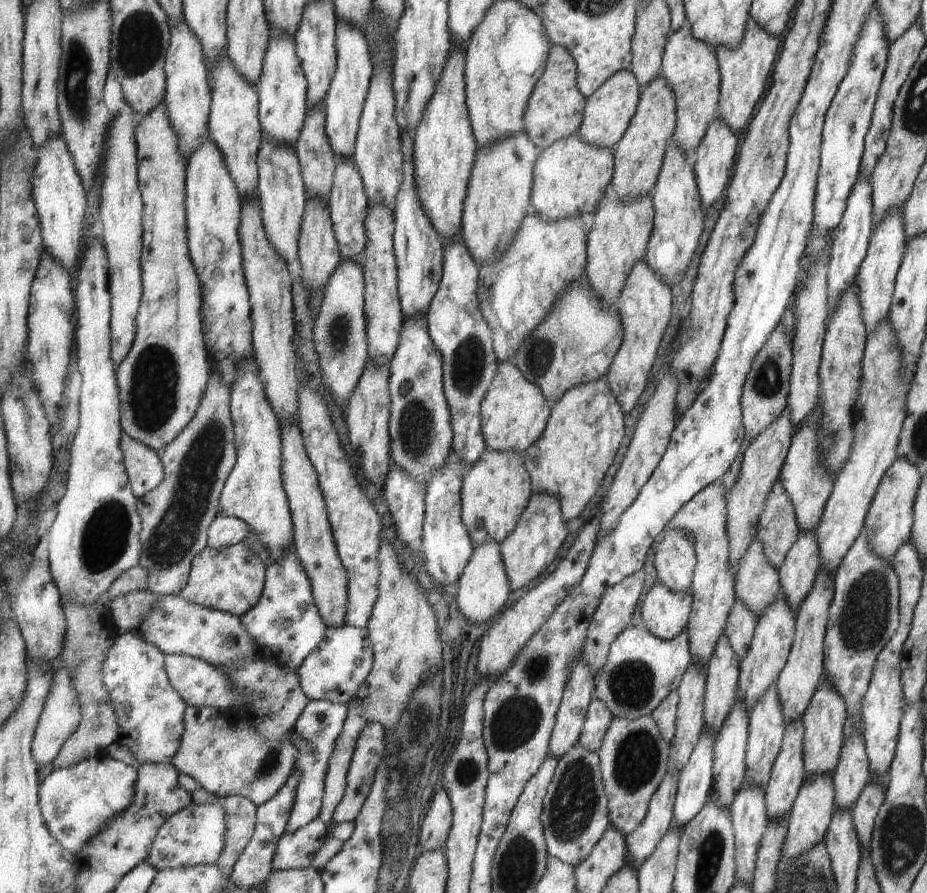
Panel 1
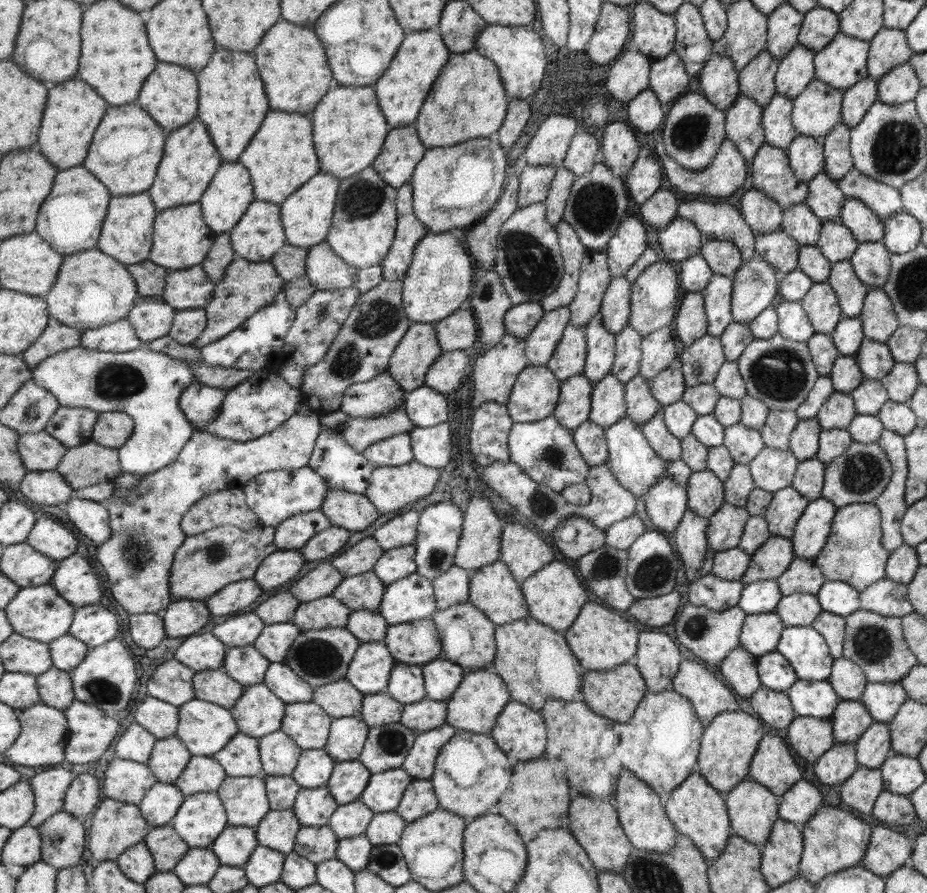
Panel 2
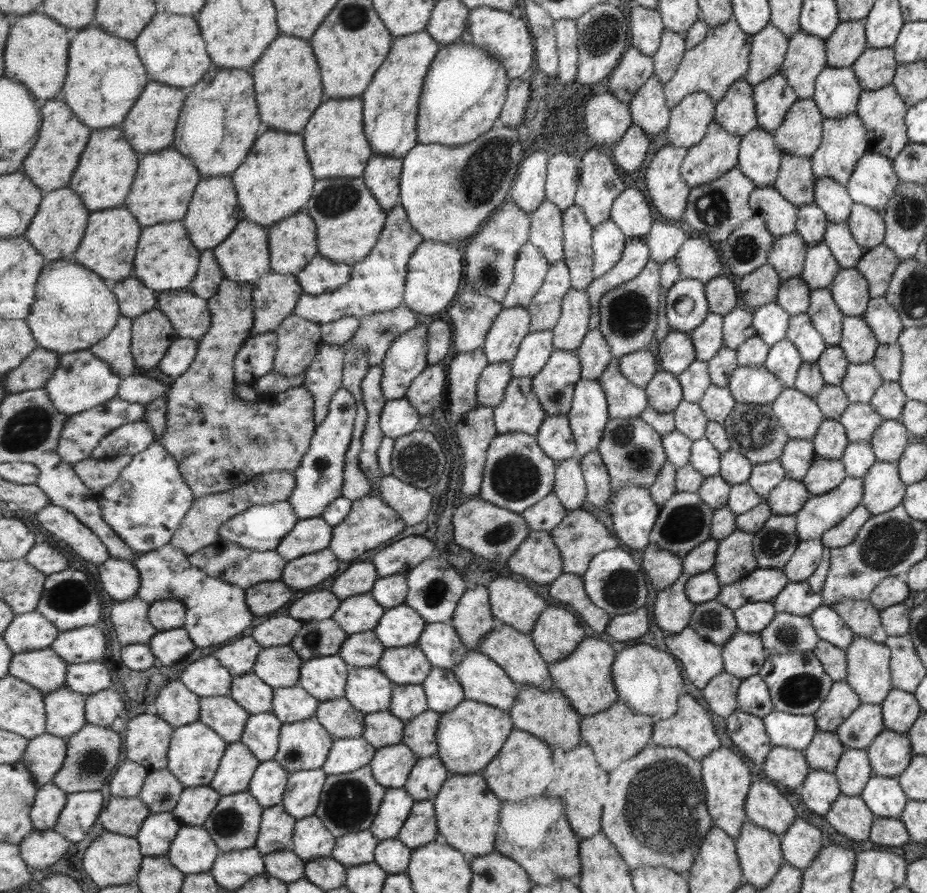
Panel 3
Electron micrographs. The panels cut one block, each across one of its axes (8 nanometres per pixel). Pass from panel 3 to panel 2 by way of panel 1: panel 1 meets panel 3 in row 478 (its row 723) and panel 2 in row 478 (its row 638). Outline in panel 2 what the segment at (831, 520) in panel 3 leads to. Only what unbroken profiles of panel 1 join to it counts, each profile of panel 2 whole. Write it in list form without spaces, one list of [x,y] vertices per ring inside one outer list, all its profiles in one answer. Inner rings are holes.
[[[854,440],[831,462],[824,465],[823,487],[820,497],[832,502],[838,509],[854,503],[871,503],[885,490],[891,480],[891,465],[876,442],[861,444]]]

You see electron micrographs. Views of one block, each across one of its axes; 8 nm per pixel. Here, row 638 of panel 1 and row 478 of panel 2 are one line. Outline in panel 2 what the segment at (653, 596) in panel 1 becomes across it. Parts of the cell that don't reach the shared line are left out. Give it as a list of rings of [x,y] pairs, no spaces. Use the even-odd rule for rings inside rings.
[[[666,474],[653,489],[647,493],[646,511],[657,530],[673,534],[689,509],[689,492]]]

